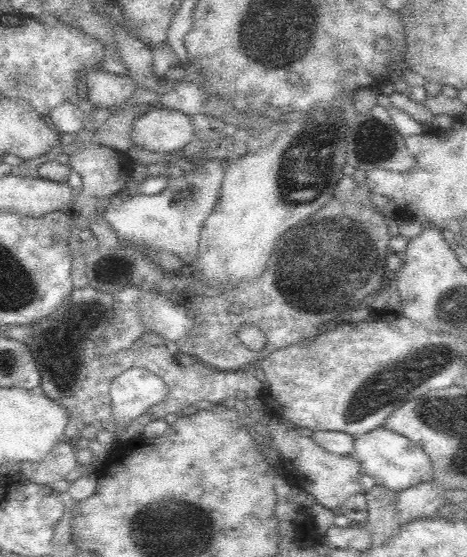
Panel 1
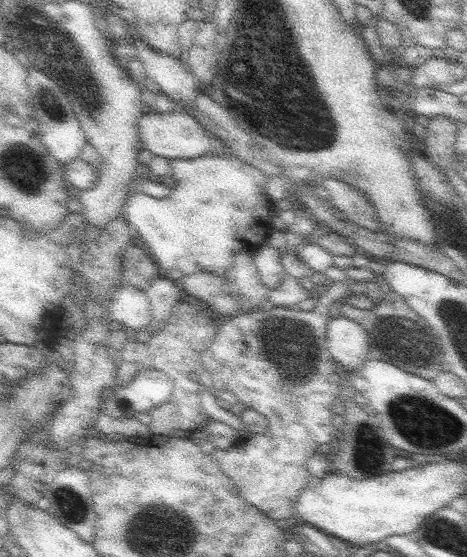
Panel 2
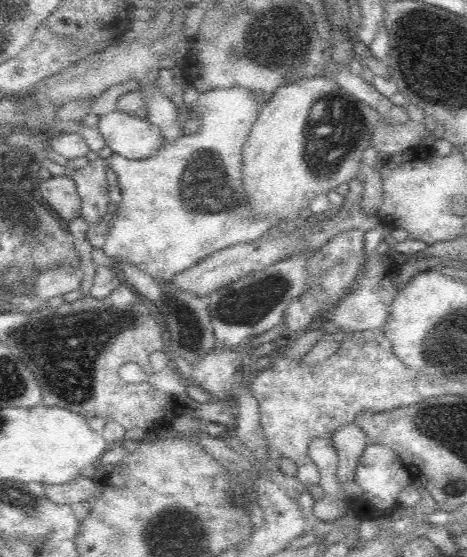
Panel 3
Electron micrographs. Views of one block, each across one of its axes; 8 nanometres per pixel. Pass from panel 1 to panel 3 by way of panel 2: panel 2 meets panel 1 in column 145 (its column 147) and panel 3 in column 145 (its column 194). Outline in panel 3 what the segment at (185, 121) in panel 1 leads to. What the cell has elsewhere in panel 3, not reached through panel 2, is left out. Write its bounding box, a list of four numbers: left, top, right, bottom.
[98,110,166,160]

